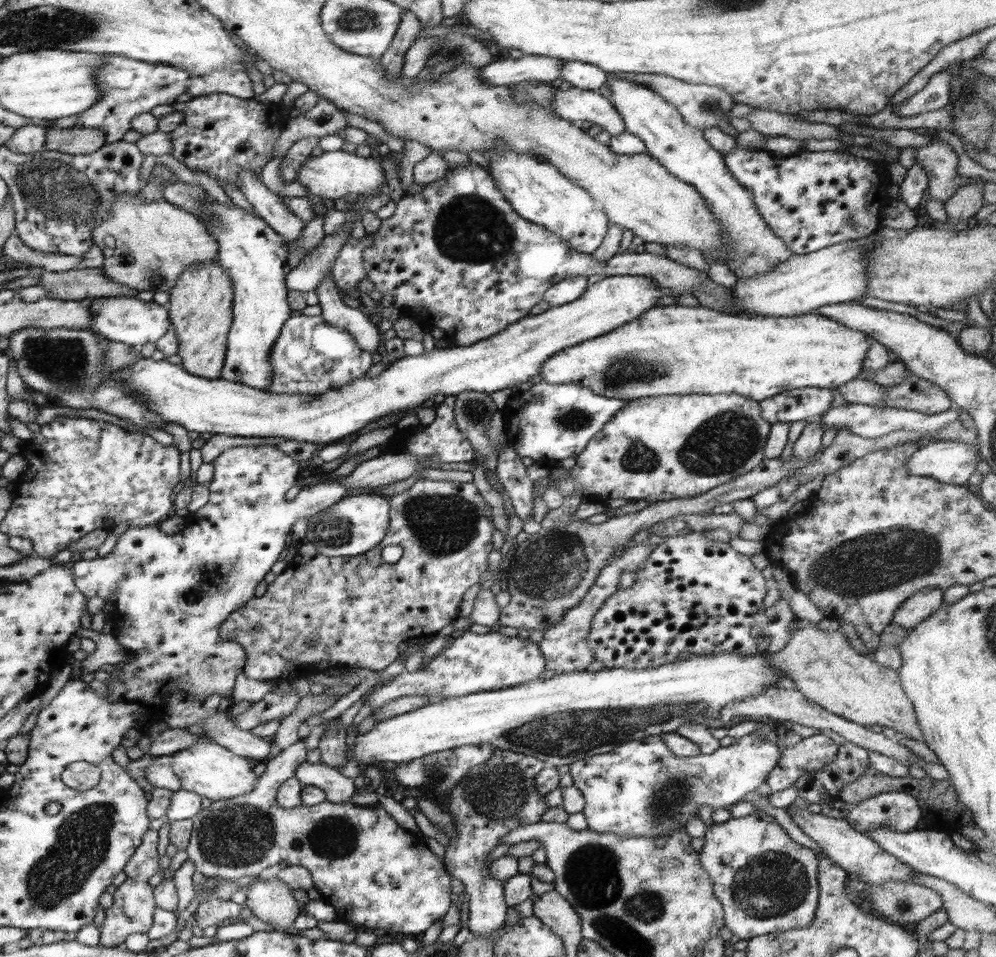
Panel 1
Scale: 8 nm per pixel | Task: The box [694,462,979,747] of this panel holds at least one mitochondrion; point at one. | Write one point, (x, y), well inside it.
(874, 563)

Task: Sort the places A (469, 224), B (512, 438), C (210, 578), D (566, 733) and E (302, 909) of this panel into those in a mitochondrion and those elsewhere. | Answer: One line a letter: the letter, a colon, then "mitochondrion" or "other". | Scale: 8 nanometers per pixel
A: mitochondrion
B: other
C: mitochondrion
D: mitochondrion
E: other

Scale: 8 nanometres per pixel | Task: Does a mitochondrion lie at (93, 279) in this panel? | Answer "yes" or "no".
no

